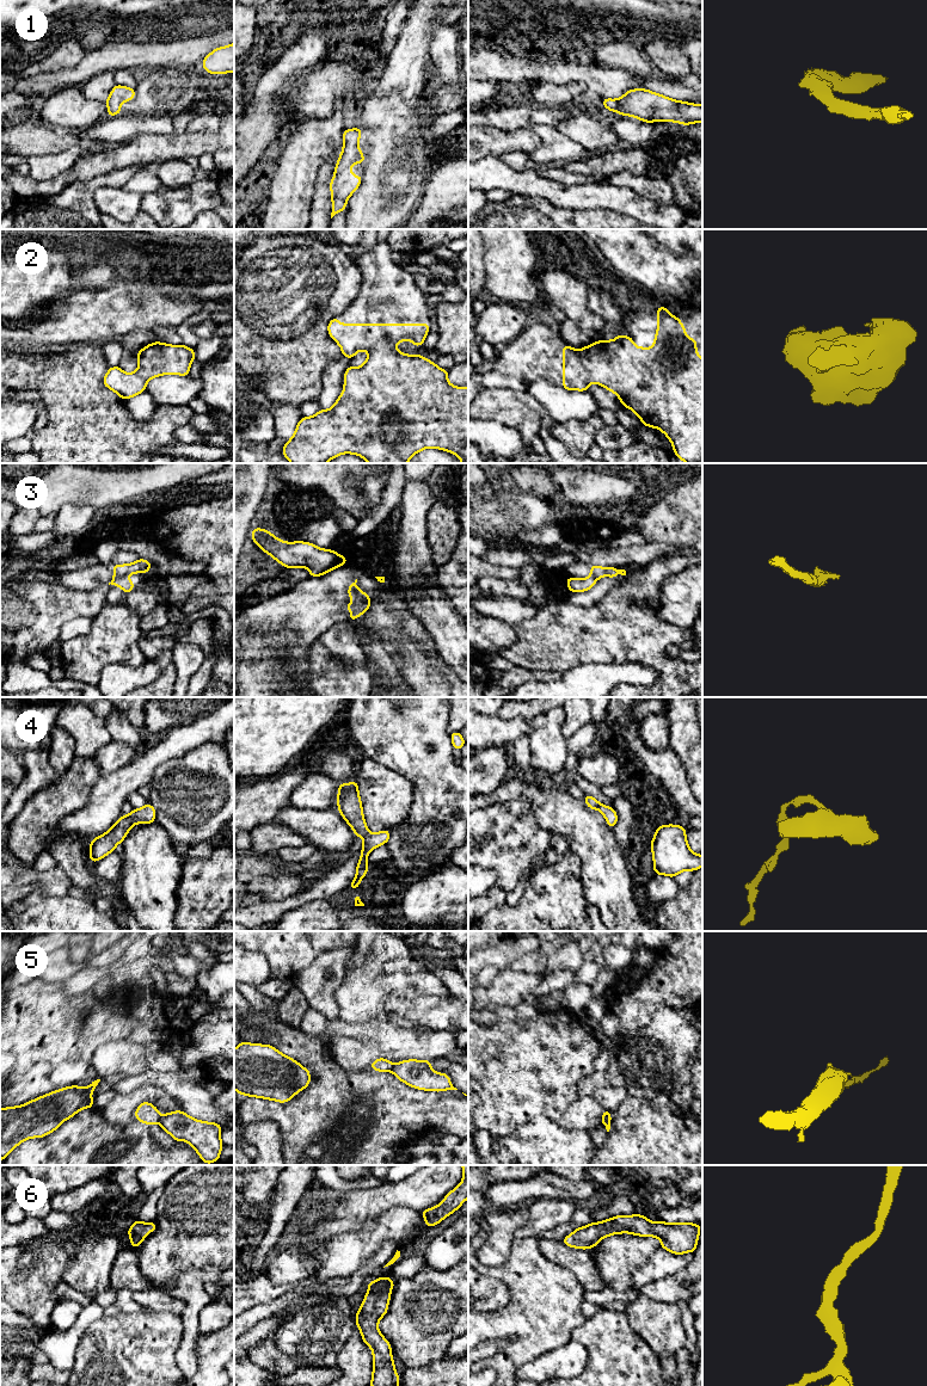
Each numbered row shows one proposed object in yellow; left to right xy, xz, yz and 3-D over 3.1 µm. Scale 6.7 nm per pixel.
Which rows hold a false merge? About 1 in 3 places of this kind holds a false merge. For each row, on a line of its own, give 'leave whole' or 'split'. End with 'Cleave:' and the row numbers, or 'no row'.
1: leave whole
2: leave whole
3: split
4: leave whole
5: split
6: leave whole
Cleave: 3, 5

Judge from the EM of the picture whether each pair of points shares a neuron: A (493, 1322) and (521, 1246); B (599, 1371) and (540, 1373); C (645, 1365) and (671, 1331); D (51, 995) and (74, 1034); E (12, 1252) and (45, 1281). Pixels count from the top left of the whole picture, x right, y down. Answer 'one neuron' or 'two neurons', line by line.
A: one neuron
B: two neurons
C: two neurons
D: one neuron
E: one neuron

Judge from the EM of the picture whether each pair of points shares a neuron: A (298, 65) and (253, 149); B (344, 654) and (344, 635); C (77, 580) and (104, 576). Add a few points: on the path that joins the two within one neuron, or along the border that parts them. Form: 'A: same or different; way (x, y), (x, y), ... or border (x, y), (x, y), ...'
A: same; way (276, 85), (266, 94), (266, 114), (259, 128)
B: same; way (344, 650), (344, 640)
C: same; way (84, 579), (97, 576)

